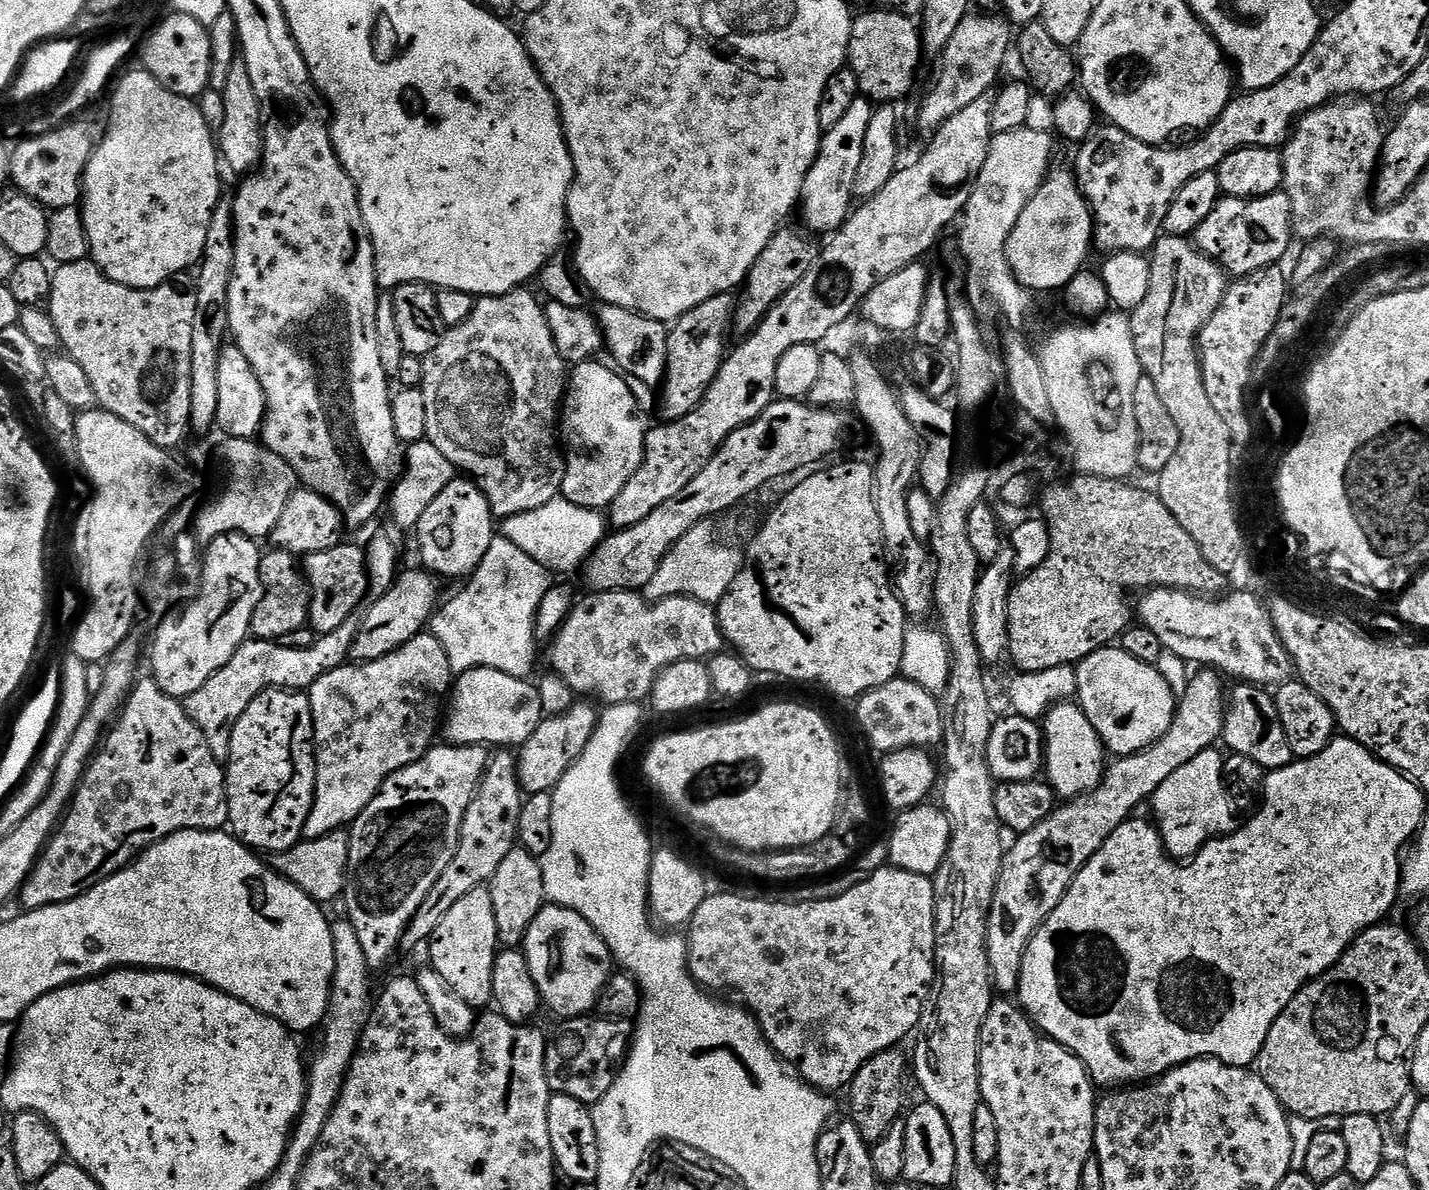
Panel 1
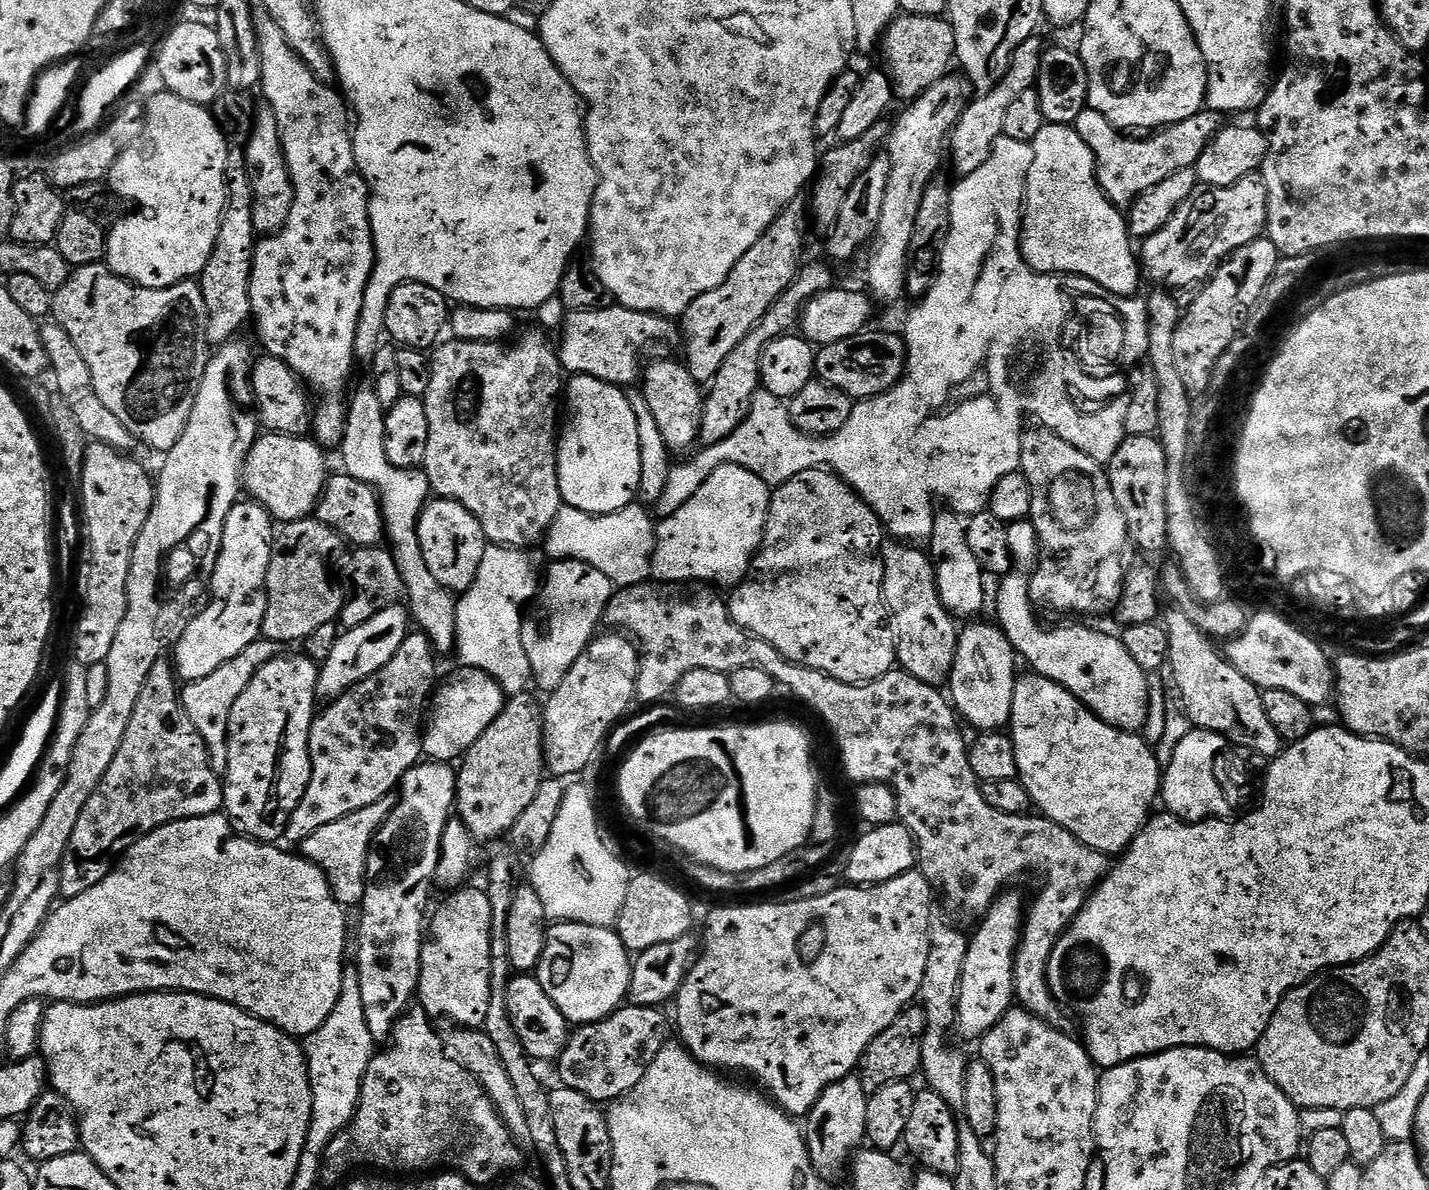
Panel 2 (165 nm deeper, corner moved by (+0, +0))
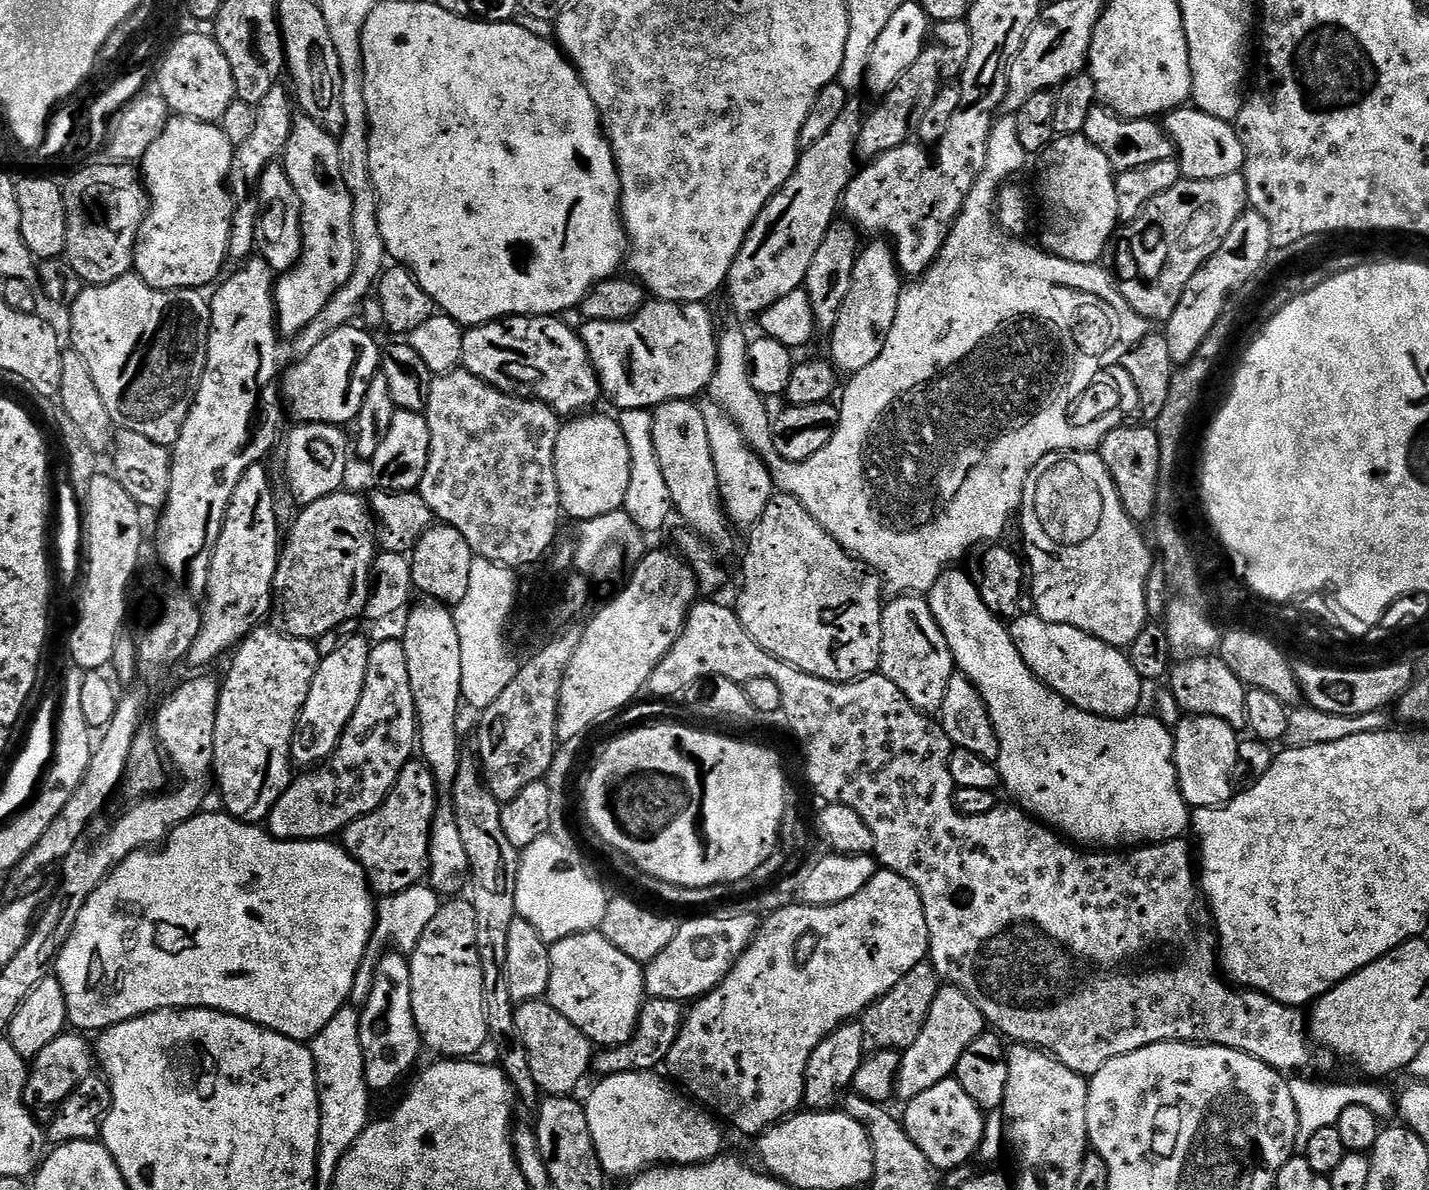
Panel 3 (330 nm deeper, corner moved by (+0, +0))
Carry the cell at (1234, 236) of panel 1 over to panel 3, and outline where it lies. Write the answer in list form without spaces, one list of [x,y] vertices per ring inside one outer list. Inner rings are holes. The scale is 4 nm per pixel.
[[[1243,171],[1226,174],[1226,178],[1210,178],[1209,180],[1185,180],[1181,178],[1174,186],[1170,186],[1170,190],[1166,190],[1166,194],[1158,194],[1158,198],[1150,201],[1138,214],[1138,218],[1134,218],[1134,222],[1117,227],[1116,234],[1112,237],[1110,245],[1112,268],[1110,267],[1110,272],[1114,277],[1117,290],[1122,294],[1122,298],[1126,298],[1126,302],[1130,307],[1140,316],[1145,316],[1149,322],[1156,322],[1156,320],[1160,320],[1159,322],[1168,321],[1170,314],[1174,314],[1174,306],[1178,306],[1178,298],[1182,298],[1182,290],[1186,286],[1186,282],[1190,282],[1190,278],[1194,278],[1196,271],[1216,253],[1218,246],[1222,246],[1222,242],[1226,238],[1226,234],[1230,234],[1234,222],[1238,222],[1238,218],[1248,207],[1248,191],[1246,190]]]

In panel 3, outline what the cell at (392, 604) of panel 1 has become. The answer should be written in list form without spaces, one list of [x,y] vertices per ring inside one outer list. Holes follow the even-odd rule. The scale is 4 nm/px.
[[[363,634],[344,636],[334,654],[323,657],[314,674],[310,694],[298,714],[296,733],[292,739],[292,763],[308,770],[328,760],[338,746],[354,710],[358,698],[362,698],[362,686],[366,686],[366,670],[370,666],[372,644]]]

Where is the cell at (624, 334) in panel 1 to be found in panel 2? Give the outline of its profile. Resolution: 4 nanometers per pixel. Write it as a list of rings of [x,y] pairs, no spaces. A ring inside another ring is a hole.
[[[679,359],[676,360],[652,360],[649,364],[647,361],[642,372],[642,389],[646,403],[658,424],[658,434],[662,434],[662,438],[665,439],[665,446],[672,454],[684,452],[692,443],[697,443],[700,435],[700,423],[704,421],[704,402],[706,399],[701,385],[697,384],[687,367]]]

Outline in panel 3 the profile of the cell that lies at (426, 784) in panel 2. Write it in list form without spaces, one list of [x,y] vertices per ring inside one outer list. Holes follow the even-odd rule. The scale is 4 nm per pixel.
[[[391,951],[381,956],[376,963],[374,986],[365,1000],[360,1008],[360,1041],[366,1082],[373,1093],[388,1092],[415,1066],[422,1049],[420,1031],[414,1022],[407,955]]]

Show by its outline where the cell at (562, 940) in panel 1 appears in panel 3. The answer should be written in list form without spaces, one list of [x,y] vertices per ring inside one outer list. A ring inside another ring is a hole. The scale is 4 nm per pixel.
[[[600,930],[576,932],[549,947],[548,1003],[601,1049],[617,1048],[636,1032],[640,1009],[646,1003],[644,968],[606,939]]]

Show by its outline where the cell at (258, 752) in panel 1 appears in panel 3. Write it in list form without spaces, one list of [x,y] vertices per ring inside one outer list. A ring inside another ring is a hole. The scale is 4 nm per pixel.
[[[276,626],[264,627],[253,628],[235,649],[228,677],[223,677],[220,686],[214,726],[214,780],[222,797],[223,811],[246,824],[255,825],[267,821],[278,798],[282,798],[292,784],[292,739],[296,733],[298,714],[310,694],[314,674],[322,659],[313,641],[287,636]]]

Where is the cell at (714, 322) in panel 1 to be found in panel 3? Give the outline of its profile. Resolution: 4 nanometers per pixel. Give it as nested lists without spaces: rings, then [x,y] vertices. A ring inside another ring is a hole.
[[[849,102],[846,110],[842,110],[842,118],[838,118],[838,122],[834,122],[834,126],[830,126],[830,130],[826,130],[826,134],[822,134],[822,138],[818,138],[814,146],[801,151],[794,174],[790,174],[788,181],[776,191],[774,198],[766,202],[762,214],[758,214],[754,226],[746,234],[746,242],[742,242],[742,250],[738,250],[738,258],[734,258],[728,271],[726,293],[728,292],[728,300],[738,315],[759,317],[786,294],[803,289],[806,270],[810,270],[814,253],[818,251],[818,246],[822,246],[822,238],[826,238],[828,229],[837,219],[844,191],[852,181],[854,175],[852,160],[854,161],[856,153],[856,138],[864,118],[865,113],[860,112],[856,102]]]

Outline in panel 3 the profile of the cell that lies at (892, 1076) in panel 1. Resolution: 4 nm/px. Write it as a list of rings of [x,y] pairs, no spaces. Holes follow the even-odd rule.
[[[930,962],[914,966],[914,970],[910,970],[910,974],[902,978],[902,982],[898,982],[898,986],[894,986],[865,1010],[862,1017],[865,1037],[871,1043],[873,1040],[875,1047],[880,1050],[903,1050],[914,1046],[914,1038],[922,1034],[930,1006],[941,987],[942,981]]]

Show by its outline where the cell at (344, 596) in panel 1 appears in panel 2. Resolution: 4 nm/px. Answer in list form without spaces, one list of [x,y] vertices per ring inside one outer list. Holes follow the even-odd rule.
[[[353,547],[351,551],[343,557],[338,568],[338,583],[344,590],[344,609],[340,611],[338,624],[344,630],[362,626],[362,622],[374,618],[374,614],[399,604],[405,599],[402,576],[398,574],[396,563],[387,547]]]

